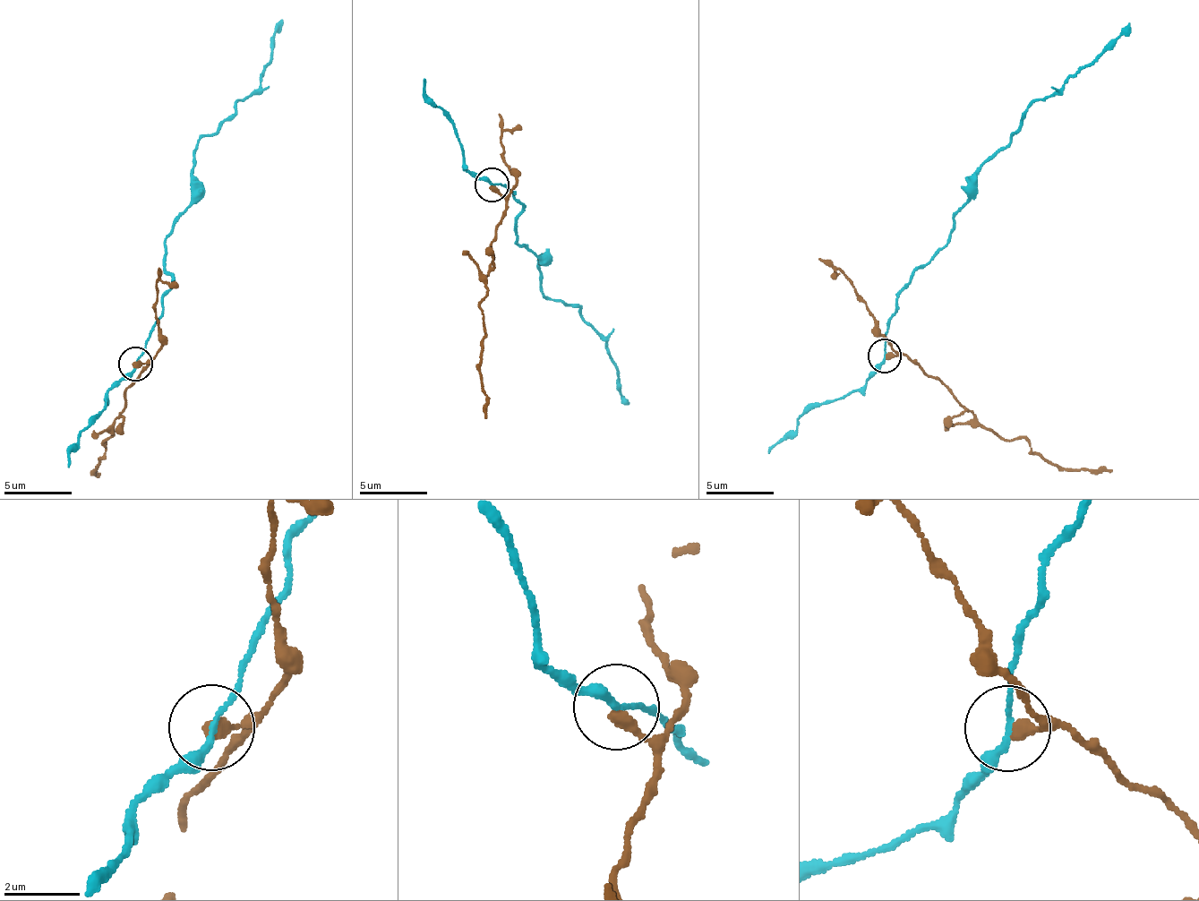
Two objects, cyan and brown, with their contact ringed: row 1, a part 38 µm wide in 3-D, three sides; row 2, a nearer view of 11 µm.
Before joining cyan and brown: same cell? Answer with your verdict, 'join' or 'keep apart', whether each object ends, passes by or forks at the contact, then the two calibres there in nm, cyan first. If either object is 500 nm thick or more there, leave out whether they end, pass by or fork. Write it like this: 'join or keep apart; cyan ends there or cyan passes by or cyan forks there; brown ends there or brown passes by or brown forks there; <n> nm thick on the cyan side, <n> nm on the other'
keep apart; cyan passes by; brown ends there; 160 nm thick on the cyan side, 360 nm on the other

